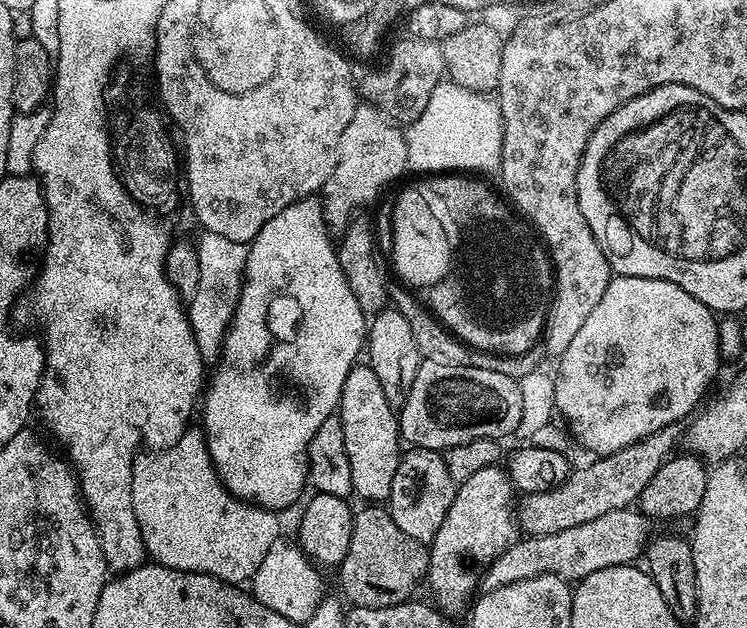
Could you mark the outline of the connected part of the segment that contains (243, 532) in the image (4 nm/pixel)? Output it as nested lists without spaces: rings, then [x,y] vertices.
[[[175,446],[141,451],[136,459],[132,461],[132,505],[134,506],[134,518],[138,518],[138,526],[142,530],[145,553],[155,563],[167,568],[173,568],[176,572],[206,574],[237,586],[251,581],[252,576],[258,570],[258,566],[262,566],[262,558],[266,558],[266,550],[270,550],[270,546],[274,546],[274,542],[281,539],[280,520],[276,517],[279,515],[273,509],[259,508],[257,504],[238,500],[227,488],[216,488],[216,484],[180,484],[180,480],[184,480],[184,476],[180,476],[180,448]]]

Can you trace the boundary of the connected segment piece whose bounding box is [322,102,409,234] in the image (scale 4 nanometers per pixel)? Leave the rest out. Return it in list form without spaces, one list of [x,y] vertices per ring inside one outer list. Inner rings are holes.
[[[357,103],[354,118],[342,130],[340,155],[336,157],[334,170],[322,189],[324,221],[333,233],[343,233],[363,204],[370,203],[387,184],[409,171],[404,133],[405,129],[375,104]]]

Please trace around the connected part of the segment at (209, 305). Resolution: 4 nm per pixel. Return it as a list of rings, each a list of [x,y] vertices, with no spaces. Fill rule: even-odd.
[[[204,232],[201,237],[201,240],[195,241],[196,253],[198,254],[198,294],[194,294],[194,298],[187,301],[186,311],[190,326],[194,330],[194,342],[198,342],[198,350],[202,354],[202,358],[205,362],[212,362],[221,355],[224,347],[224,335],[228,332],[228,327],[240,301],[249,245],[233,242],[231,238],[222,238],[222,234],[214,234],[213,232]]]

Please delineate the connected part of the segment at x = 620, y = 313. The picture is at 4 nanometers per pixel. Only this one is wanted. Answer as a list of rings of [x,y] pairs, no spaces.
[[[613,275],[606,294],[598,298],[598,306],[590,310],[578,334],[558,358],[560,369],[554,372],[556,412],[564,415],[573,438],[592,452],[588,454],[596,456],[609,456],[662,430],[662,426],[680,424],[683,416],[691,417],[701,407],[700,399],[722,365],[719,329],[717,313],[698,302],[694,294],[686,294],[682,286],[658,278]]]

